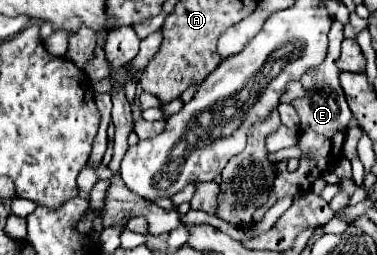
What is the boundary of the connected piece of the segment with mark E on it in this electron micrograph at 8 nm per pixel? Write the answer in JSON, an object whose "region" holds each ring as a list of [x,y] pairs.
{"region":[[[333,20],[333,26],[329,30],[329,48],[327,48],[327,56],[325,60],[307,70],[303,76],[301,76],[301,86],[305,90],[305,96],[299,98],[299,100],[293,100],[293,108],[297,110],[299,114],[299,120],[301,120],[301,128],[299,128],[299,134],[301,134],[301,142],[299,142],[299,148],[309,156],[309,158],[303,158],[297,172],[277,172],[275,180],[273,180],[273,188],[271,188],[271,194],[267,196],[267,202],[259,206],[259,210],[255,210],[253,214],[253,220],[255,222],[261,222],[265,210],[269,206],[275,204],[275,200],[283,198],[283,196],[299,196],[301,192],[309,192],[311,190],[311,184],[315,182],[315,178],[321,176],[321,172],[329,166],[329,164],[335,164],[343,150],[343,140],[345,140],[345,132],[347,132],[347,124],[349,124],[349,118],[353,116],[349,106],[347,106],[347,100],[345,100],[345,94],[343,94],[343,88],[339,84],[339,68],[337,68],[337,58],[339,58],[339,48],[341,48],[341,42],[343,42],[343,24]]]}

